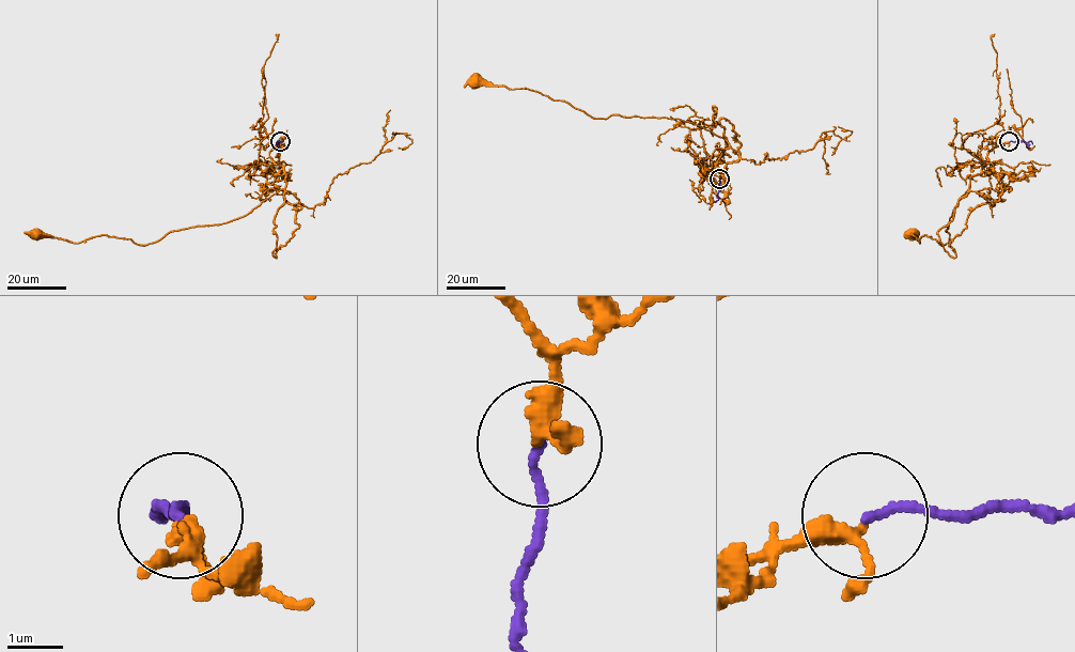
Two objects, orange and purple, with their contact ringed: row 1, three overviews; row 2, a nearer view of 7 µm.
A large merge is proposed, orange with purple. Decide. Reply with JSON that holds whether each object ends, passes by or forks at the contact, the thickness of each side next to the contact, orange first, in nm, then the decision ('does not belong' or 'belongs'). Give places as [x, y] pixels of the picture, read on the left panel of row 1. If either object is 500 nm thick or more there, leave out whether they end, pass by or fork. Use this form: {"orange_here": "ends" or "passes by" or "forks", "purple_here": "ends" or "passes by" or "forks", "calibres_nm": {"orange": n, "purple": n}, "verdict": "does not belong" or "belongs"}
{"orange_here": "passes by", "purple_here": "ends", "calibres_nm": {"orange": 260, "purple": 140}, "verdict": "belongs"}

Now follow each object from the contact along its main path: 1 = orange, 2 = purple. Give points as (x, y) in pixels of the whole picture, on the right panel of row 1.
1: (1009, 142), (995, 146), (970, 179), (950, 217), (947, 244), (927, 235), (919, 243), (910, 233)
2: (1009, 142), (1030, 141), (1032, 144)

